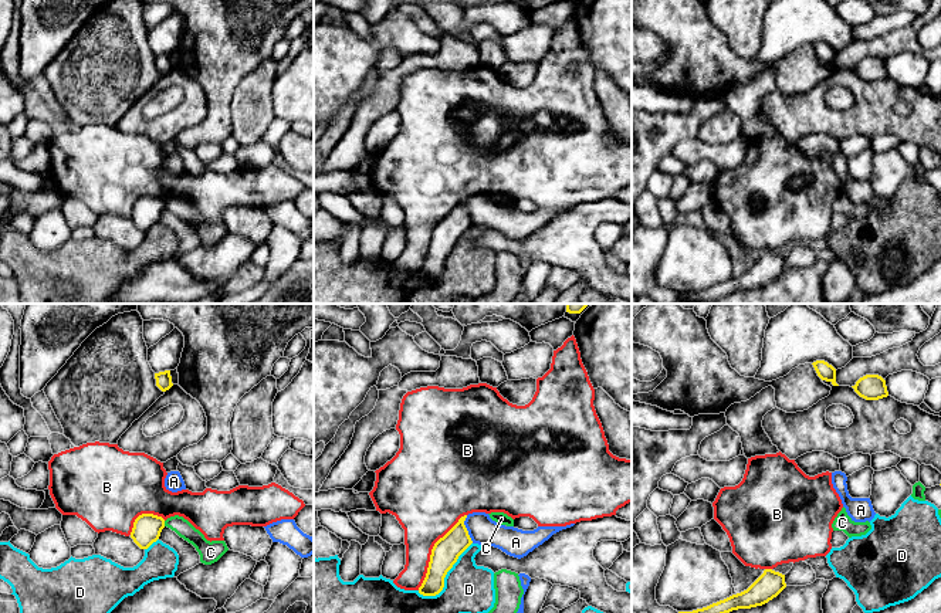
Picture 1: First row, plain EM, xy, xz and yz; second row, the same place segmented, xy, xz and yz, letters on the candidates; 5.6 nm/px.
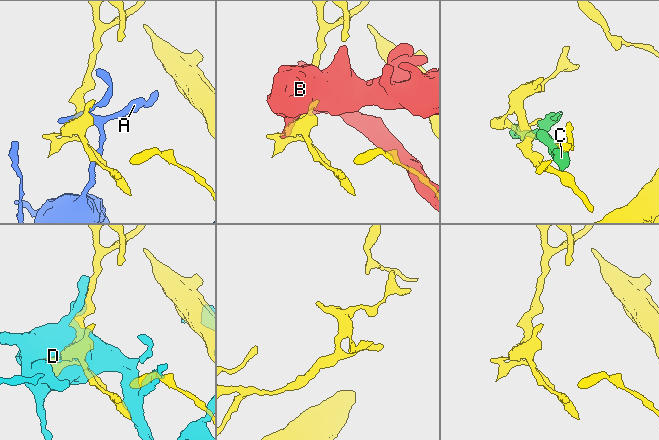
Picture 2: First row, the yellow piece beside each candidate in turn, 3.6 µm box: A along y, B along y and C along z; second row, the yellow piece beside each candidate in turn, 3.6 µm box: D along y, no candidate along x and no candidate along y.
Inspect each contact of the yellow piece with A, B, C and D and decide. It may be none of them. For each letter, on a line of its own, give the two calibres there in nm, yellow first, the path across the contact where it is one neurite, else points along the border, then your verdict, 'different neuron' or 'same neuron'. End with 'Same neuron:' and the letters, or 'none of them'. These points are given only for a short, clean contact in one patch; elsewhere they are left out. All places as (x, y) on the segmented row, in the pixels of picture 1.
A: 160/160 nm | along xz (466, 515), (464, 525), (473, 542) | different neuron
B: 160/360 nm | different neuron
C: 160/100 nm | along xy (163, 521), (165, 525) | different neuron
D: 160/280 nm | different neuron
Same neuron: none of them

